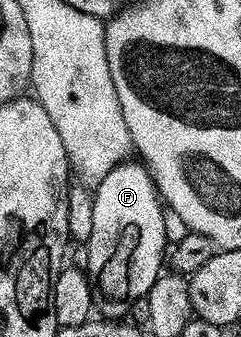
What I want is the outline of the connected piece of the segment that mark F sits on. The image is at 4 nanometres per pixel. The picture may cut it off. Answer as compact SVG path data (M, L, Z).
M126 160L115 166L102 179L93 193L92 234L86 243L89 275L94 276L97 291L102 294L101 315L109 320L123 319L132 303L145 299L162 273L164 248L168 246L165 232L165 207L156 190L156 183L147 167L139 161Z

